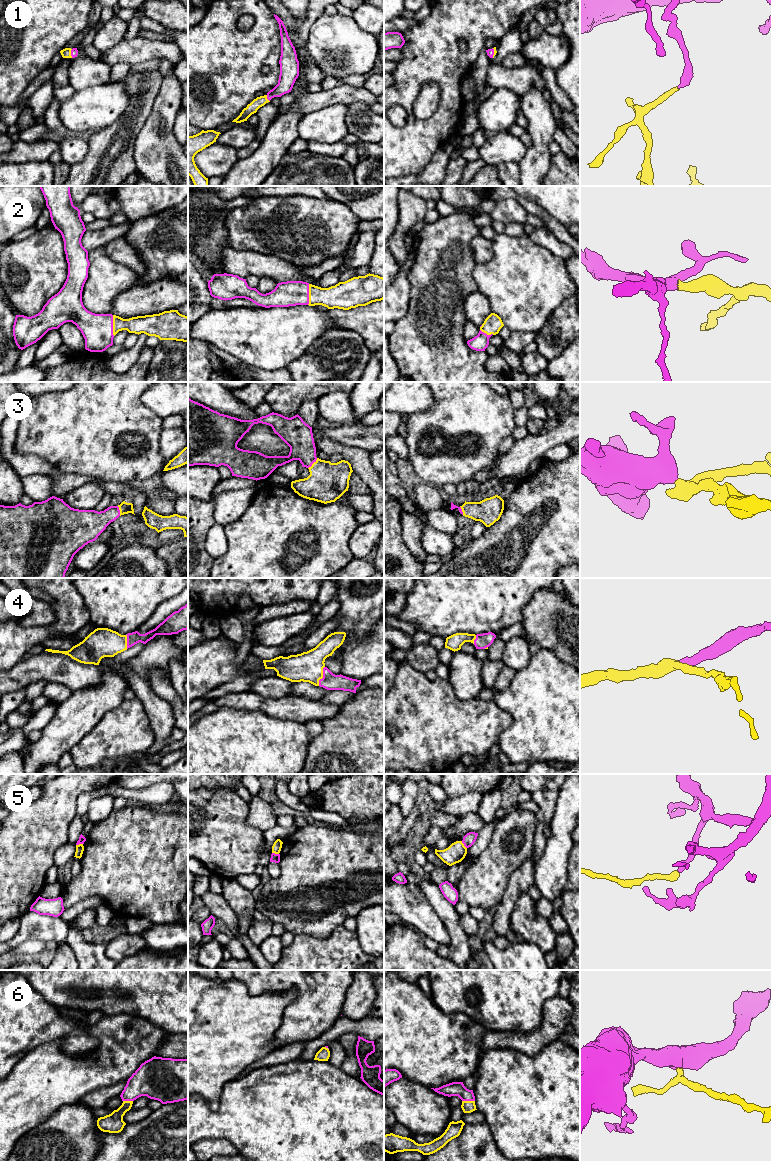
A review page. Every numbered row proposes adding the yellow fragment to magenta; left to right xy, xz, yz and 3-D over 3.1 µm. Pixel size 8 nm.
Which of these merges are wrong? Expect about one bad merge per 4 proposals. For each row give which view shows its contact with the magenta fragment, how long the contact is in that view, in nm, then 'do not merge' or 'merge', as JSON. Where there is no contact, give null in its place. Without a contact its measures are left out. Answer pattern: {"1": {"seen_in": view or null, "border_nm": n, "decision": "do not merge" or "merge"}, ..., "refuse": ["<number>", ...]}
{"1": {"seen_in": "xz", "border_nm": 60, "decision": "merge"}, "2": {"seen_in": "xy", "border_nm": 170, "decision": "merge"}, "3": {"seen_in": "xz", "border_nm": 120, "decision": "merge"}, "4": {"seen_in": "xz", "border_nm": 170, "decision": "merge"}, "5": {"seen_in": "yz", "border_nm": 80, "decision": "do not merge"}, "6": {"seen_in": "yz", "border_nm": 100, "decision": "merge"}, "refuse": ["5"]}

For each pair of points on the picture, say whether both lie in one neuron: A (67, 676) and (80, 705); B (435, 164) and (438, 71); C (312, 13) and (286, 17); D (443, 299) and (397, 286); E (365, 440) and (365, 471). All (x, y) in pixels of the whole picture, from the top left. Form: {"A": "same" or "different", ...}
{"A": "different", "B": "different", "C": "same", "D": "different", "E": "different"}

